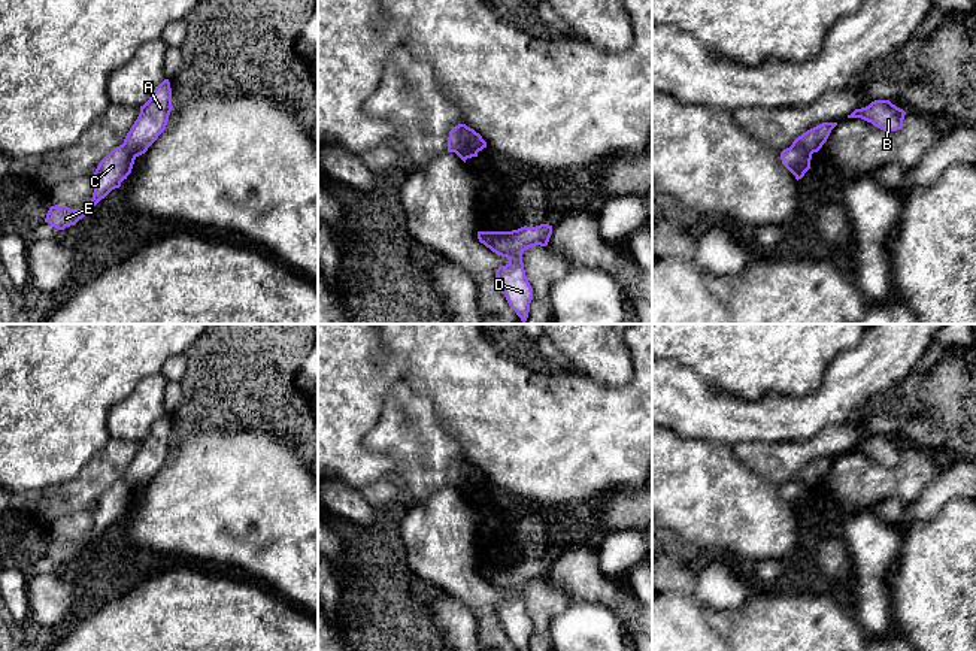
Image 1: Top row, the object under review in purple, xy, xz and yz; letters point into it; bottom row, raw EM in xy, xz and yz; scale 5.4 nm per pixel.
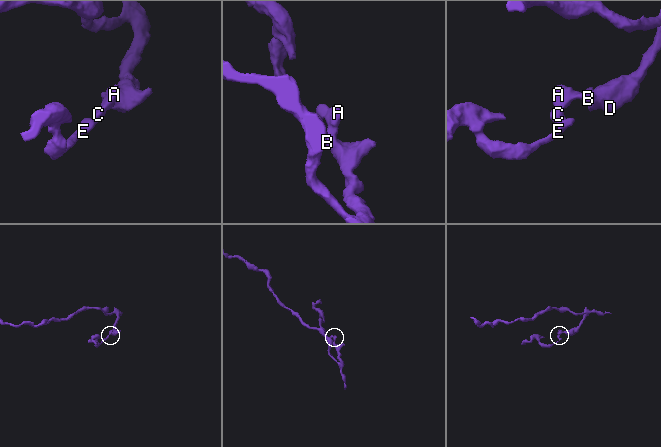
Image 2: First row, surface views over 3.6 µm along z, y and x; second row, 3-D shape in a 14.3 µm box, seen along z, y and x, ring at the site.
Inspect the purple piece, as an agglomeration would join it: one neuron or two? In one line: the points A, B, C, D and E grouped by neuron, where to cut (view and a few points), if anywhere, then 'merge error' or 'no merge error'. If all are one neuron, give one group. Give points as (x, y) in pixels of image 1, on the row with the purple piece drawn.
A B D / C E | xz (466, 126), (460, 145), (454, 151) | merge error

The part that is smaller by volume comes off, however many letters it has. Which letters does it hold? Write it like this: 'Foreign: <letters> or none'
Foreign: C, E

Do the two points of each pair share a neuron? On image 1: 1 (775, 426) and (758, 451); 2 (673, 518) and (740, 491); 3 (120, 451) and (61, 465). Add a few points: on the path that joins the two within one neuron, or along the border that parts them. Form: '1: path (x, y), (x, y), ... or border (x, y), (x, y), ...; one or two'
1: border (799, 439), (787, 442), (740, 441), (730, 447); two
2: path (690, 502), (724, 500); one
3: border (111, 436), (67, 481); two

